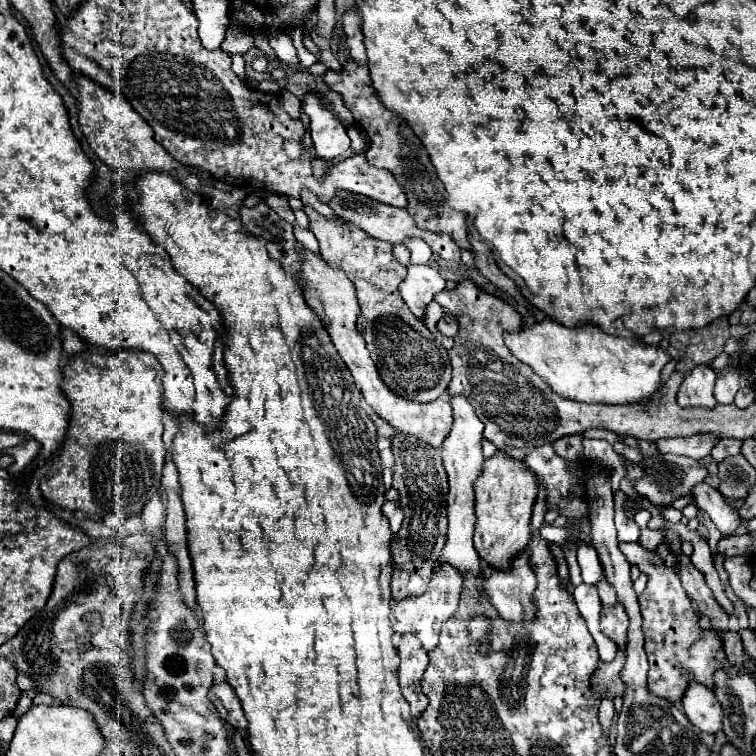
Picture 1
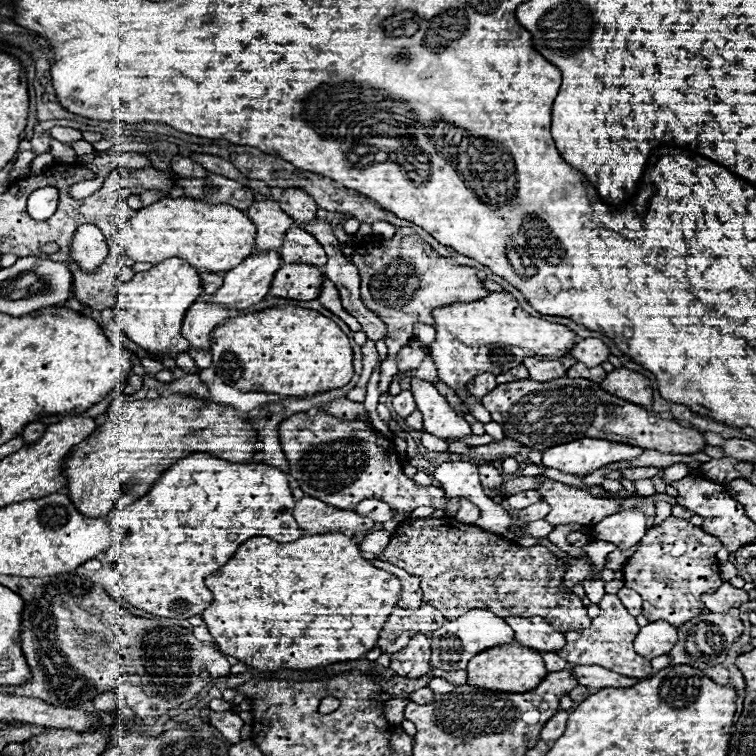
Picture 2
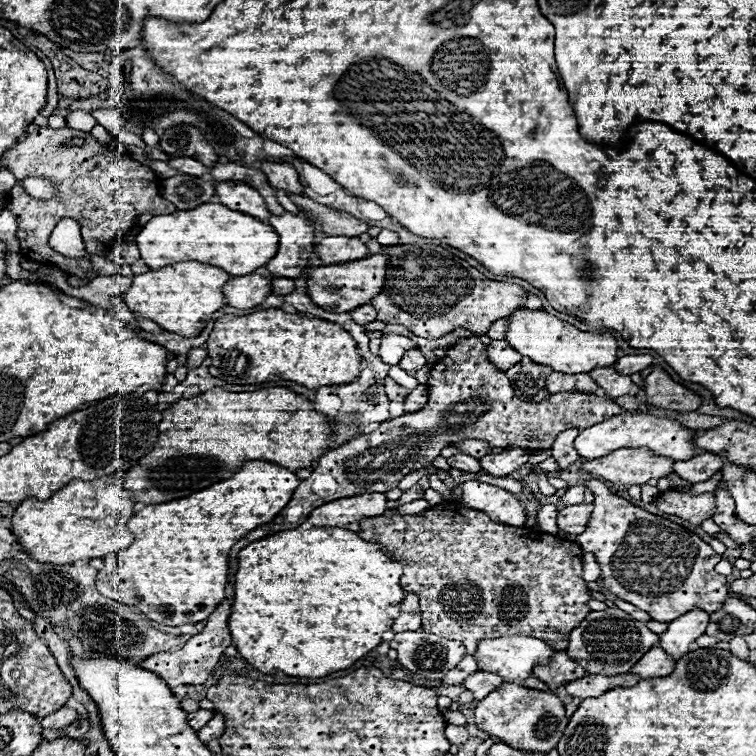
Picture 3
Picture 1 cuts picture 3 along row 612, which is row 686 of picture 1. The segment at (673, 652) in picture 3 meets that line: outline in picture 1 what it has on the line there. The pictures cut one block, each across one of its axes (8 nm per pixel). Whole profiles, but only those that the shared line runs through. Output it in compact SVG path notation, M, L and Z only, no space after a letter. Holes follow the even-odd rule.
M690 678L680 700L680 708L686 714L686 718L702 732L716 734L722 730L722 708L718 706L708 686Z

